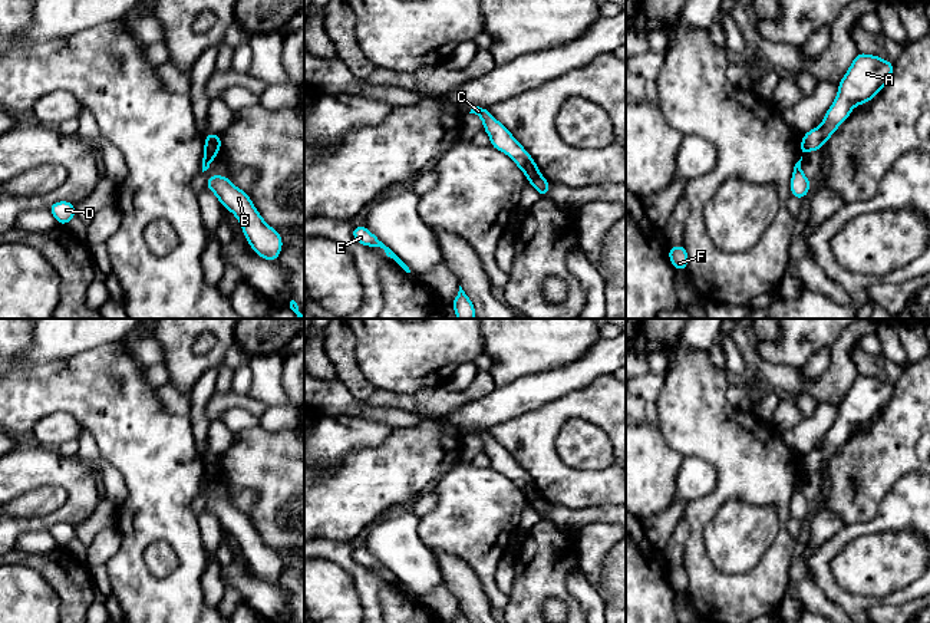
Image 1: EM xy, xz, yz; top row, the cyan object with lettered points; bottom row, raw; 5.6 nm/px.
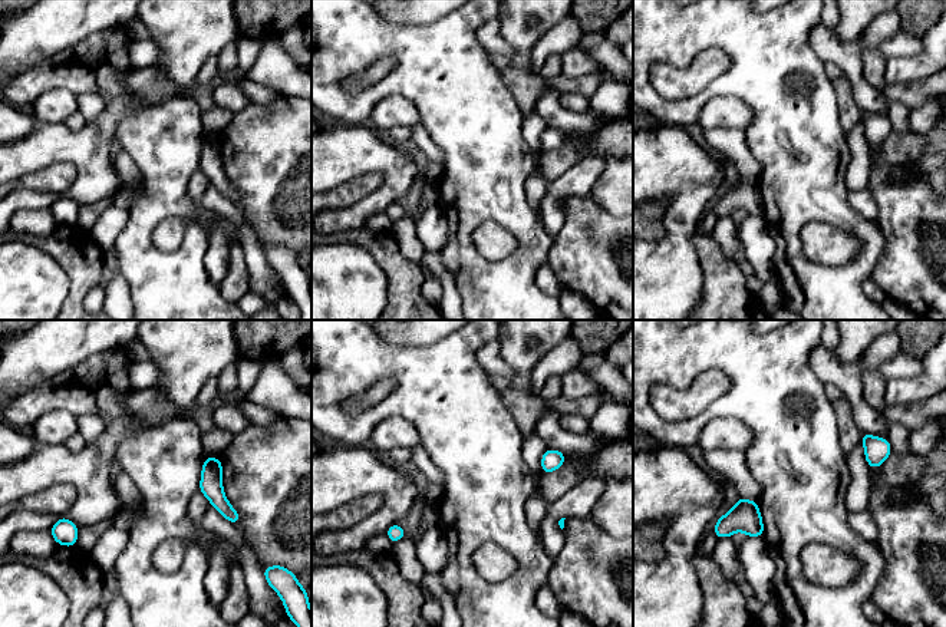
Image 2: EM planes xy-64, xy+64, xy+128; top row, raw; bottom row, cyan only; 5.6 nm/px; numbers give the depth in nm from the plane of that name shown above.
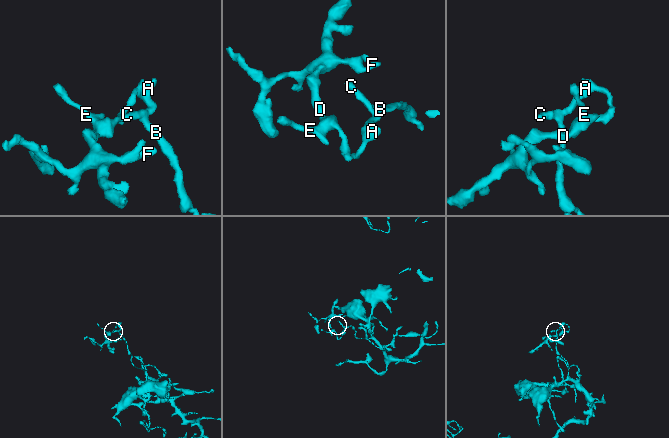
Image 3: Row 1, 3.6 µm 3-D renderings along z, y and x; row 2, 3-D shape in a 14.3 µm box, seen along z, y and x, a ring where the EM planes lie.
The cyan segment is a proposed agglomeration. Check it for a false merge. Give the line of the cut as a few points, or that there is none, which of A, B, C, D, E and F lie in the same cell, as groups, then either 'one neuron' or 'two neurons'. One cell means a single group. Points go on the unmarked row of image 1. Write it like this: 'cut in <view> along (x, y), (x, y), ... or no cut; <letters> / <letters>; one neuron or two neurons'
cut in xy along (205, 462), (218, 471); A D E F / B C; two neurons

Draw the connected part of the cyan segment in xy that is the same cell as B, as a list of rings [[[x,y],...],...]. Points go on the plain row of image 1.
[[[211,497],[205,508],[237,538],[253,573],[268,583],[276,583],[283,570],[281,557],[263,541],[248,515],[237,510],[230,498],[222,497]]]

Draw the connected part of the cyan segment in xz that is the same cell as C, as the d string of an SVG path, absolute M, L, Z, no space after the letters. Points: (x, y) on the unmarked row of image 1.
M475 428L469 435L475 435L482 441L484 452L491 459L489 467L511 478L528 501L540 497L538 488L532 478L511 456L511 454L489 435L487 429Z

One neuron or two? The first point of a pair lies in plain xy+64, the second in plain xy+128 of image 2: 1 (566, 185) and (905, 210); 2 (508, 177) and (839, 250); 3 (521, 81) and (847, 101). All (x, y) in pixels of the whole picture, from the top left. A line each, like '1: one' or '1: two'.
1: two
2: two
3: one

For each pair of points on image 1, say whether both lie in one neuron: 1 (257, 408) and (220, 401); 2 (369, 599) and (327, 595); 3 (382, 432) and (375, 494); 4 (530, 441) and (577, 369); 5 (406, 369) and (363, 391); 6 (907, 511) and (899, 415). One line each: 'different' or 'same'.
1: same
2: different
3: different
4: different
5: different
6: different

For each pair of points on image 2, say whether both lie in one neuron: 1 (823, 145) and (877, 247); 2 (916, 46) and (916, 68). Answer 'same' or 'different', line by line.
1: same
2: different

